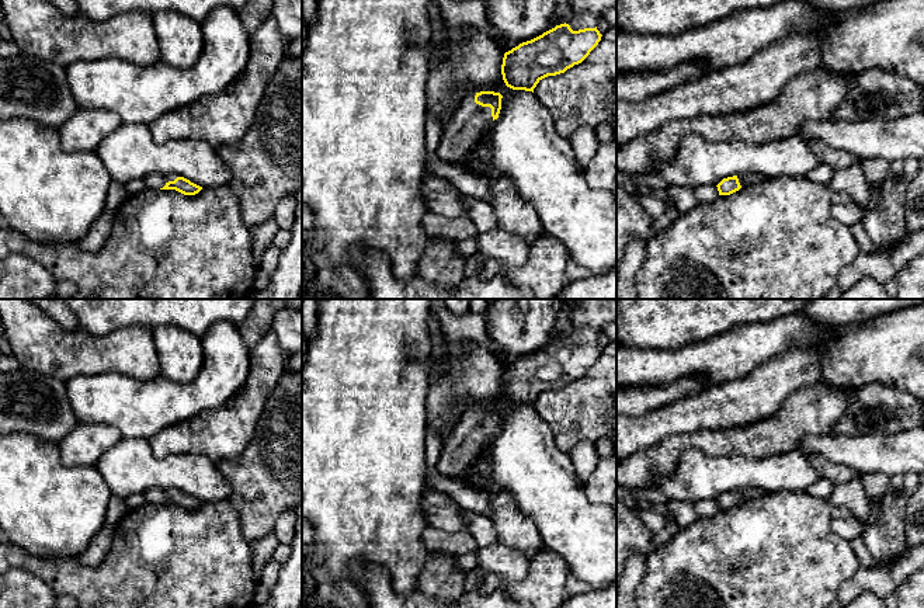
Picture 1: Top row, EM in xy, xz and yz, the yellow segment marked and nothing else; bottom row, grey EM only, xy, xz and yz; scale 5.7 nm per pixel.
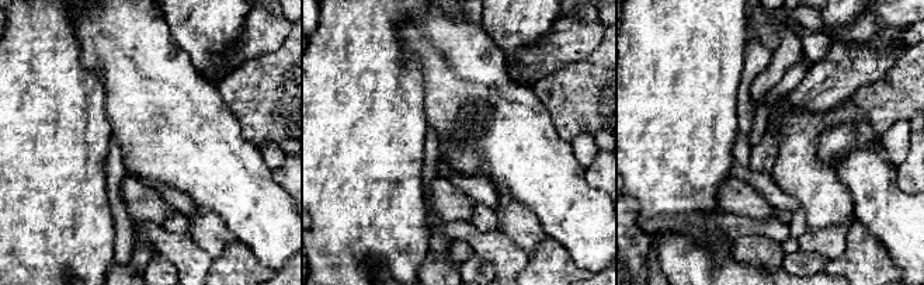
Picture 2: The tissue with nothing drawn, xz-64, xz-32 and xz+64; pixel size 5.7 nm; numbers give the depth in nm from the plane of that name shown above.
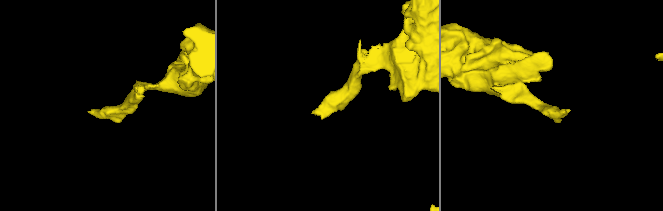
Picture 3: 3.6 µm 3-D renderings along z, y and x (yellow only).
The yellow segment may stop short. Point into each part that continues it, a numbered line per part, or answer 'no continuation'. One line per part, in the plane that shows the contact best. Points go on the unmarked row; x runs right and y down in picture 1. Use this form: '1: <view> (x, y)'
1: xz (469, 434)

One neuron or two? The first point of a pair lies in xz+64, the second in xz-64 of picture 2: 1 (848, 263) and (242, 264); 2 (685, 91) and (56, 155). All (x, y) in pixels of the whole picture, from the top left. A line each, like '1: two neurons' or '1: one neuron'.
1: one neuron
2: one neuron

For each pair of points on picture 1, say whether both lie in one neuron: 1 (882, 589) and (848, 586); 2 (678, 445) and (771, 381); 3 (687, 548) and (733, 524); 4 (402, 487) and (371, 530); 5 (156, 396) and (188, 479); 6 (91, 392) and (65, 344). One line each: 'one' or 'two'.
1: one
2: two
3: one
4: one
5: two
6: two

